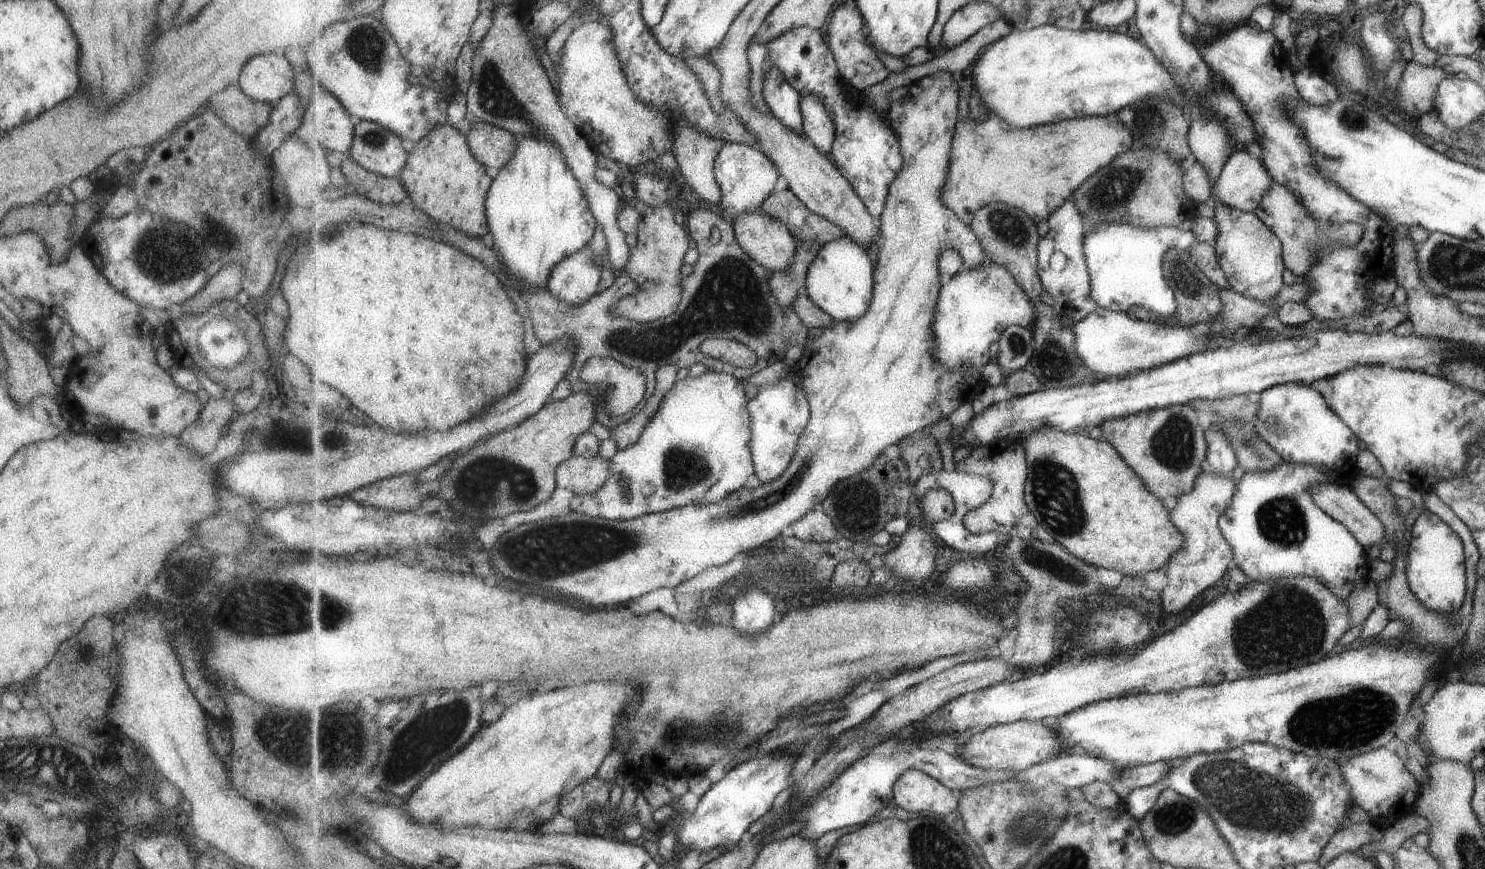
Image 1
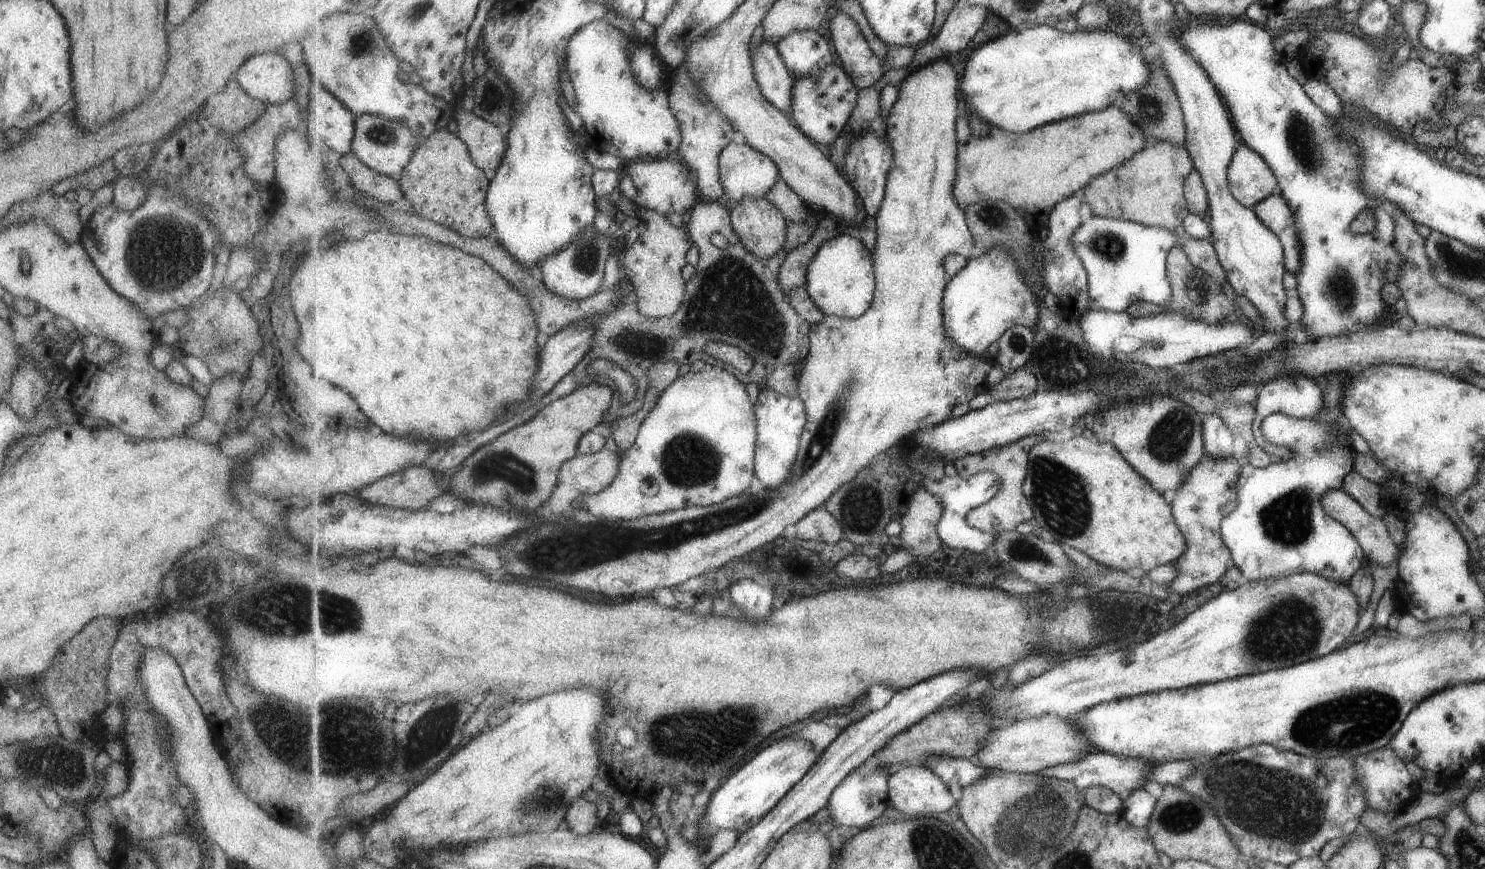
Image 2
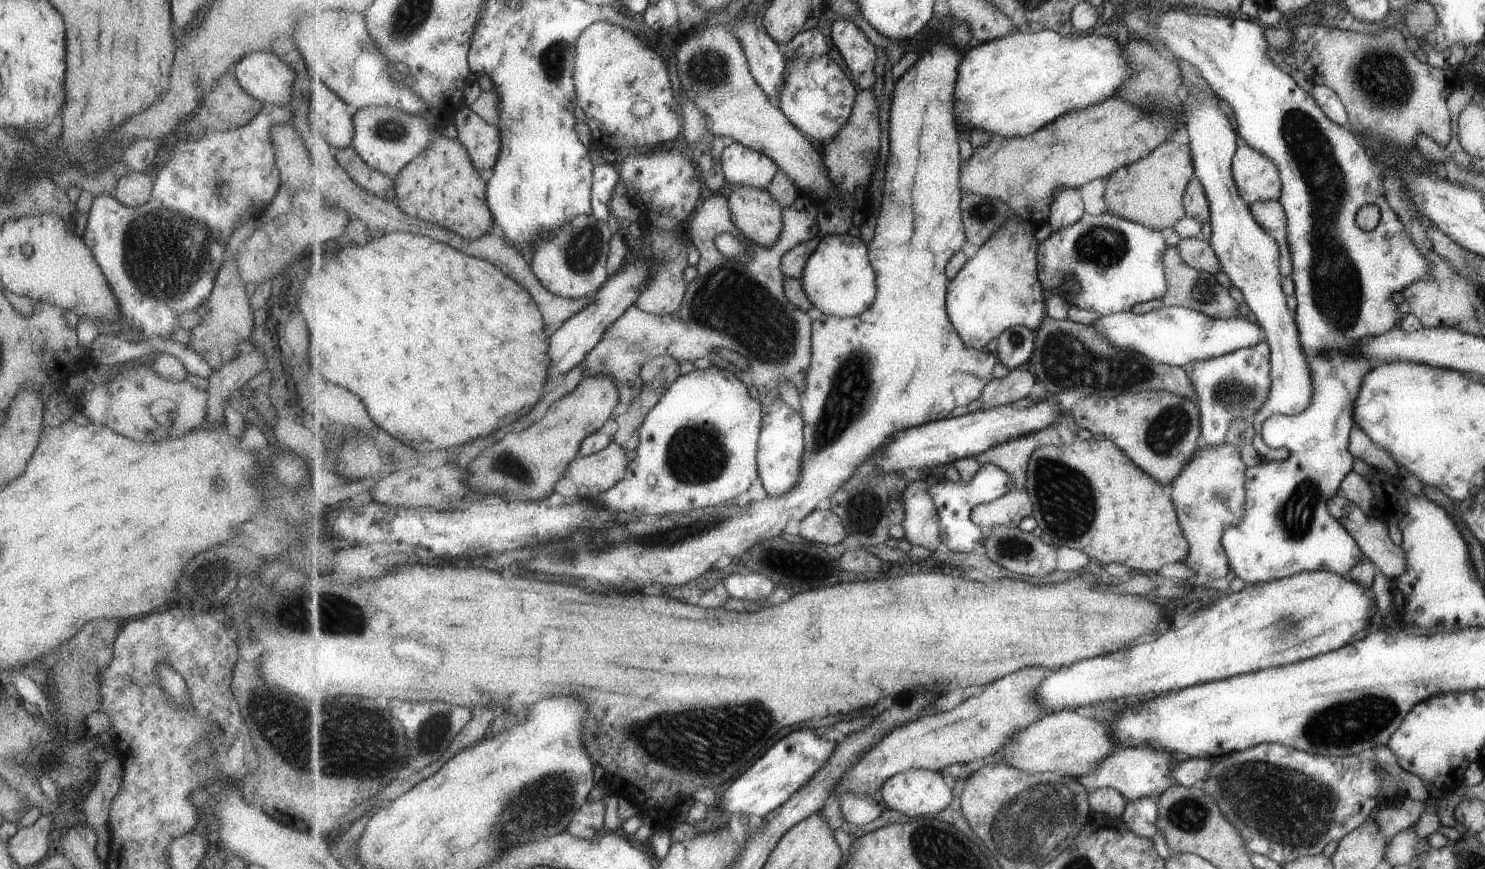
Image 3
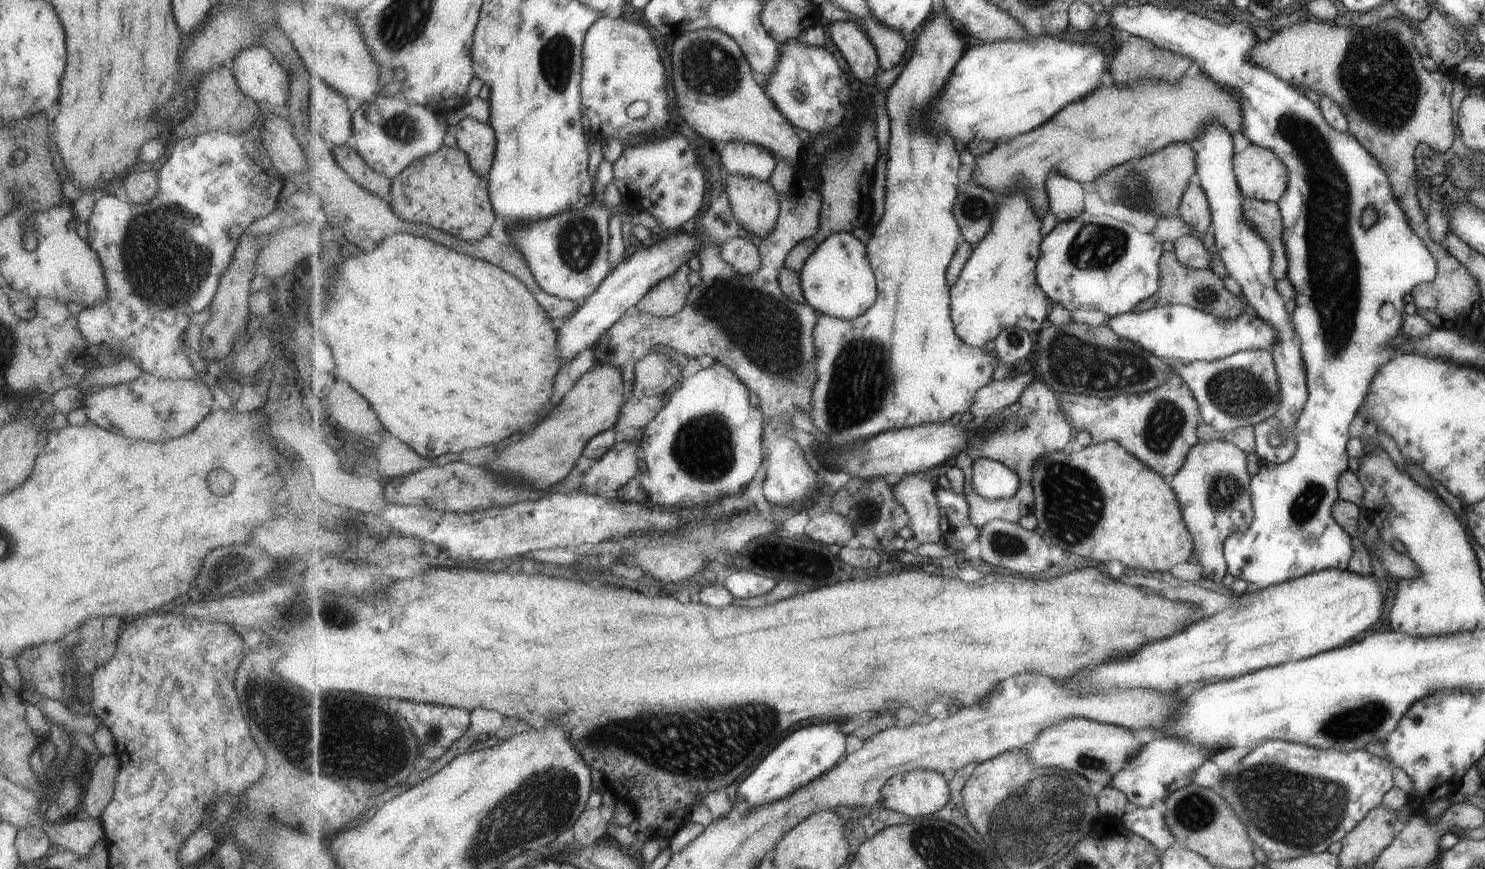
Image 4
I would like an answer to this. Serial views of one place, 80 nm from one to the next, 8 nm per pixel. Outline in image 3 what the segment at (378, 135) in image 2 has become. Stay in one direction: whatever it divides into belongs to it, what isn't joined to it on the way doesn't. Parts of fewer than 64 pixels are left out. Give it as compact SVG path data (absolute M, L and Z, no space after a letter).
M371 106L353 111L355 137L352 147L363 160L378 172L396 178L414 159L431 144L437 133L431 129L431 122L425 122L423 116L411 116L403 110L387 106Z

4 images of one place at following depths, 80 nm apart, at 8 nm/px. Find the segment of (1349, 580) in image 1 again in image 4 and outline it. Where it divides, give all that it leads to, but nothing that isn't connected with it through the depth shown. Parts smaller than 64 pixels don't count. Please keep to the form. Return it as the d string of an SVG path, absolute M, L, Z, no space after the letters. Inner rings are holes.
M1143 3L1134 8L1127 8L1124 6L1115 6L1110 14L1110 22L1116 30L1127 32L1128 35L1143 38L1155 46L1161 47L1171 54L1185 56L1191 60L1191 64L1201 70L1203 74L1209 76L1209 80L1213 80L1219 88L1227 90L1237 102L1239 102L1239 114L1242 115L1242 130L1241 134L1247 138L1249 143L1253 146L1259 146L1263 150L1269 150L1271 154L1275 154L1275 158L1279 158L1285 172L1287 172L1286 190L1278 201L1279 211L1281 212L1283 222L1283 243L1285 244L1286 258L1289 260L1286 280L1291 284L1295 292L1293 300L1295 300L1295 309L1293 310L1291 319L1294 321L1294 329L1298 332L1299 339L1302 340L1301 354L1302 360L1306 368L1306 380L1309 384L1309 397L1306 400L1305 409L1302 414L1299 414L1298 421L1294 426L1289 428L1277 428L1270 431L1271 446L1279 447L1286 441L1292 443L1292 448L1295 449L1295 455L1291 461L1283 462L1282 464L1262 464L1259 472L1251 475L1250 502L1254 510L1254 517L1251 524L1247 526L1247 530L1243 532L1236 531L1223 542L1223 555L1226 560L1226 572L1233 577L1233 579L1241 579L1246 583L1255 584L1258 587L1265 587L1275 584L1281 584L1287 580L1292 580L1296 577L1302 577L1311 572L1318 572L1324 569L1346 570L1349 565L1350 558L1354 554L1354 546L1350 535L1347 534L1337 520L1333 516L1333 505L1338 501L1338 480L1348 468L1348 456L1346 454L1346 443L1349 438L1348 426L1353 417L1357 414L1359 406L1363 403L1363 398L1366 398L1367 392L1370 390L1371 382L1374 381L1375 374L1378 373L1379 366L1388 362L1395 354L1395 347L1390 345L1391 338L1395 338L1402 329L1402 320L1404 316L1403 307L1406 305L1403 302L1403 296L1410 293L1414 289L1415 284L1431 282L1437 273L1437 260L1433 258L1429 251L1426 250L1425 244L1417 235L1411 231L1409 220L1406 218L1405 212L1401 207L1397 206L1397 200L1393 200L1393 192L1390 188L1390 182L1387 179L1386 172L1379 167L1375 162L1373 156L1369 154L1361 146L1357 139L1348 132L1335 130L1329 123L1323 119L1322 112L1319 108L1308 100L1293 83L1287 82L1286 79L1279 78L1273 71L1266 70L1265 67L1259 66L1252 59L1254 48L1259 44L1259 39L1254 34L1253 29L1247 24L1229 20L1229 22L1215 22L1211 18L1201 18L1196 14L1179 10L1174 7L1153 5L1152 3ZM1365 206L1373 206L1377 210L1377 222L1373 222L1371 226L1361 228L1359 224L1359 216L1361 210Z

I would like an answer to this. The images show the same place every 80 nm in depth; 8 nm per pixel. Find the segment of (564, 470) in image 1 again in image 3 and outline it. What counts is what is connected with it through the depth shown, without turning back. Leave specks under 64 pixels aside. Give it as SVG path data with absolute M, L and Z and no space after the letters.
M614 441L602 452L577 458L571 462L566 476L571 476L575 480L575 484L579 486L581 498L593 499L611 490L625 478L632 454L619 442Z

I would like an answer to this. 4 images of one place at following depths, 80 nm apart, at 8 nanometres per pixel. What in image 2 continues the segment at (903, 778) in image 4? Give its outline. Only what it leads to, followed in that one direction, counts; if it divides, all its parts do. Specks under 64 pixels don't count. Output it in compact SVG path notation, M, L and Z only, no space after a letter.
M907 765L888 780L891 804L907 814L939 814L957 802L949 785L929 766Z

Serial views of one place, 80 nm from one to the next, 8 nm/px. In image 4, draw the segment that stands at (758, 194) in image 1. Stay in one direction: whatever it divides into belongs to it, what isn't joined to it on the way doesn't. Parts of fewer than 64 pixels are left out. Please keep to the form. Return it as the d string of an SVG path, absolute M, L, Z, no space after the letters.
M733 141L723 145L722 166L730 174L770 181L778 166L778 159L767 148L745 142Z

